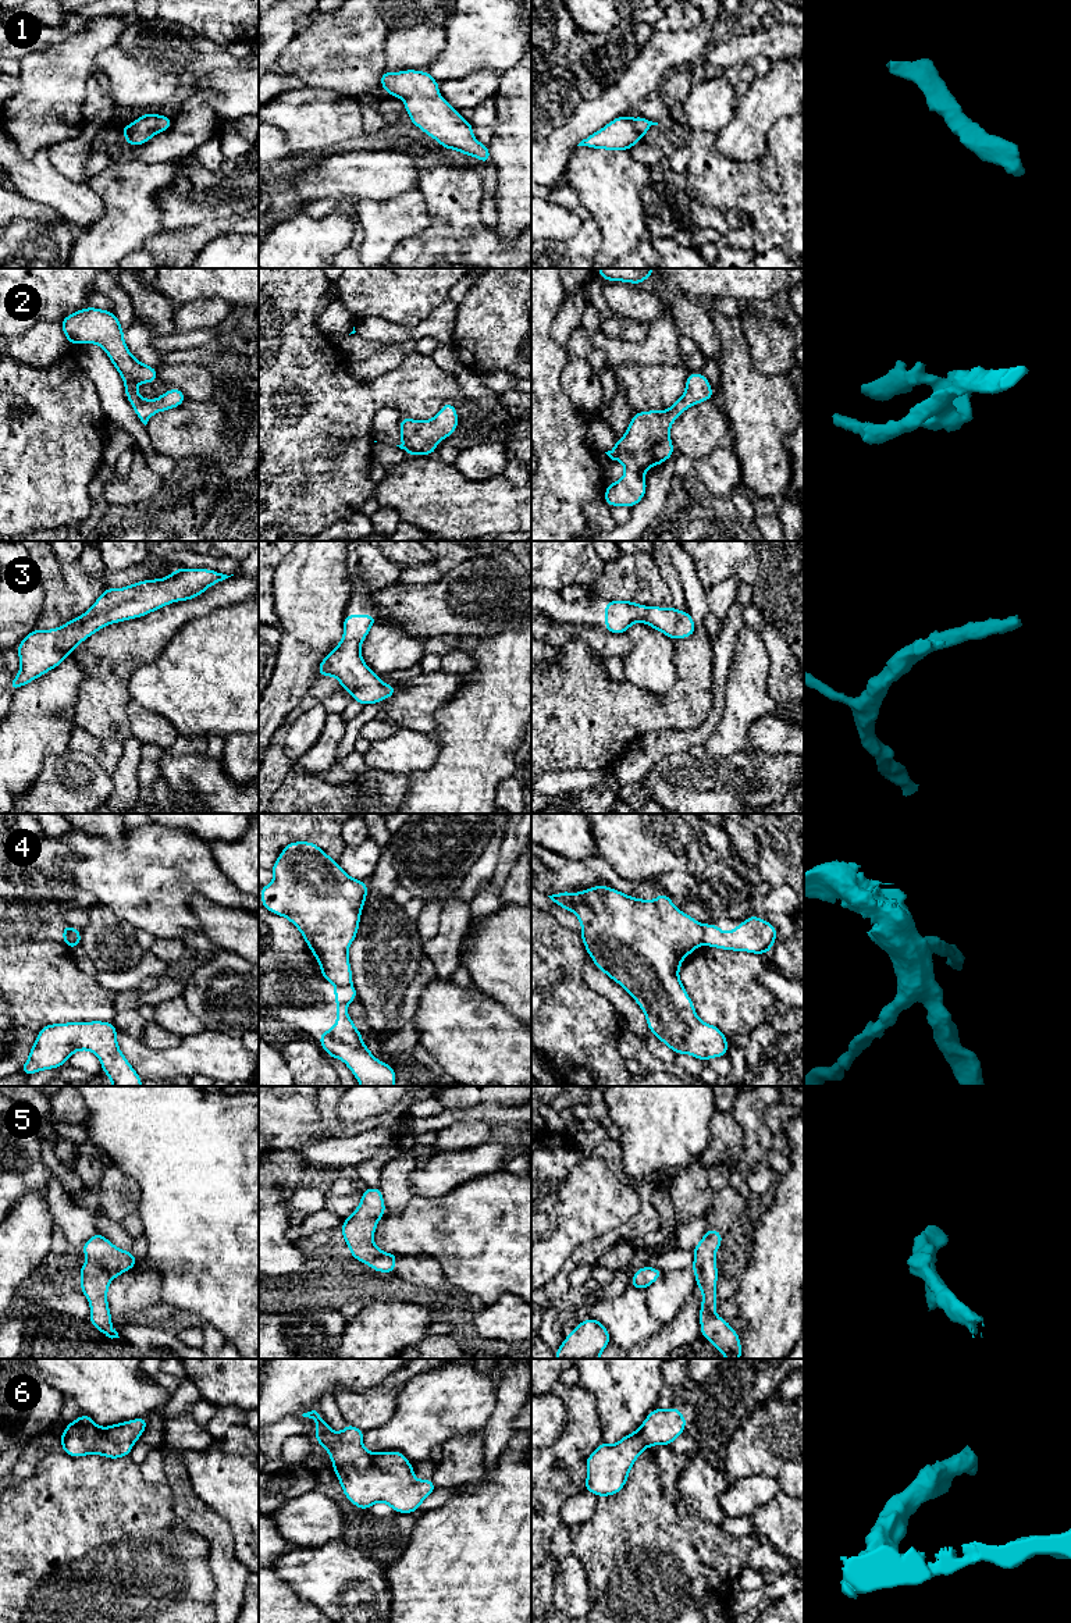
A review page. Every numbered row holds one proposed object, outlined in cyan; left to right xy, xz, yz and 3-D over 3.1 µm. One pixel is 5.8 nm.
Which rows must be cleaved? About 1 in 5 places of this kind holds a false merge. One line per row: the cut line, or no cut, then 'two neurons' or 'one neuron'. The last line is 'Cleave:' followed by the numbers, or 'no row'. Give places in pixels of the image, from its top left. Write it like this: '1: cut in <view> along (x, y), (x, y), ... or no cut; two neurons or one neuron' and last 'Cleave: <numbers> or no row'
1: no cut; one neuron
2: no cut; one neuron
3: no cut; one neuron
4: cut in yz along (701, 926), (703, 943); two neurons
5: no cut; one neuron
6: no cut; one neuron
Cleave: 4

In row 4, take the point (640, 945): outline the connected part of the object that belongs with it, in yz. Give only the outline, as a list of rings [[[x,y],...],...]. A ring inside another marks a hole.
[[[598,885],[580,893],[561,891],[548,897],[576,914],[581,923],[580,937],[597,969],[636,1000],[650,1032],[662,1043],[676,1054],[690,1054],[701,1061],[727,1056],[727,1037],[718,1026],[698,1018],[679,978],[683,960],[702,944],[704,928],[697,919],[680,911],[665,893],[648,901]]]

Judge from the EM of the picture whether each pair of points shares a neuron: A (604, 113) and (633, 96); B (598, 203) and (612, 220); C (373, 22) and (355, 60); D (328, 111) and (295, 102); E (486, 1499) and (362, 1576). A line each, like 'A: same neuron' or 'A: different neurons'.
A: same neuron
B: same neuron
C: same neuron
D: same neuron
E: different neurons

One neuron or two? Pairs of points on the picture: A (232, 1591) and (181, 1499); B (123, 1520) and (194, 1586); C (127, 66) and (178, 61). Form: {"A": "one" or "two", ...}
{"A": "one", "B": "one", "C": "two"}

